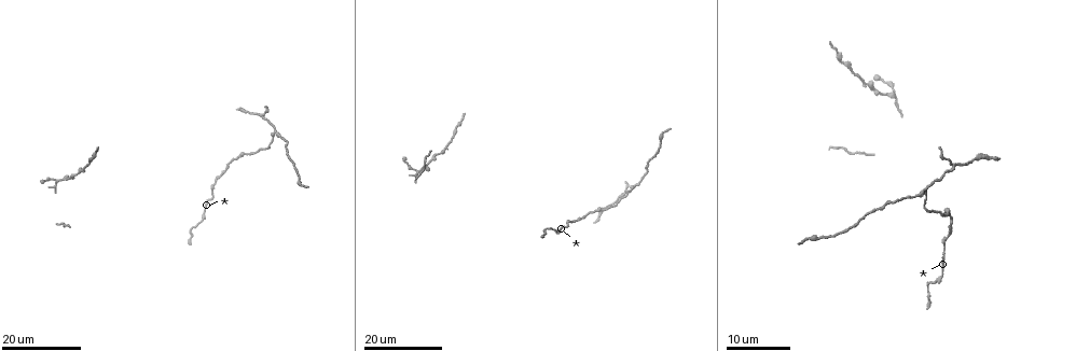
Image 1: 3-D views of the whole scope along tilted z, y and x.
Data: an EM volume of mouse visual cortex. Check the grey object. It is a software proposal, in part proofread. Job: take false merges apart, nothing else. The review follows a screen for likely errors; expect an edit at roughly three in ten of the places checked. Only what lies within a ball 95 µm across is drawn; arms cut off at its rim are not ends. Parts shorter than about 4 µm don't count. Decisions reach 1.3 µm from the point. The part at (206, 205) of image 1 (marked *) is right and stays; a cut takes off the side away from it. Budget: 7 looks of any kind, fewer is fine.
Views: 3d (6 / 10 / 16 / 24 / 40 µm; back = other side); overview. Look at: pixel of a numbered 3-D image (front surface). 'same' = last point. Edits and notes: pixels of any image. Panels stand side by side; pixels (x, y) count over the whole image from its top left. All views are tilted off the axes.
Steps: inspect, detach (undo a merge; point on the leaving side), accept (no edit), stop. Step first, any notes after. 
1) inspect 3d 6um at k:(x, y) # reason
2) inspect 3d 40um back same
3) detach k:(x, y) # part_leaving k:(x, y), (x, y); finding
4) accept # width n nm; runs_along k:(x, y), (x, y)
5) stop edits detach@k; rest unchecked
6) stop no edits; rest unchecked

inspect 3d 16um at 1:(445, 150)

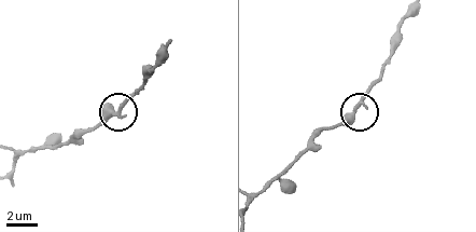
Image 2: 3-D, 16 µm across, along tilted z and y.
inspect 3d 10um at 2:(360, 103) # zoom in

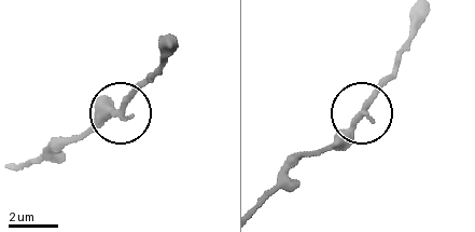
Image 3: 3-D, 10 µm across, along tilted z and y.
inspect 3d 10um back at 3:(119, 108)

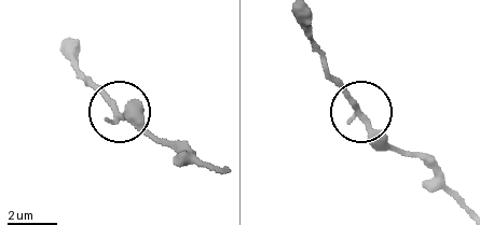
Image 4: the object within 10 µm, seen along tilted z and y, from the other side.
accept # width 240 nm; continuous, no second neuron

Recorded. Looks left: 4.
inspect 3d 16um at 1:(432, 160) # three arms meet

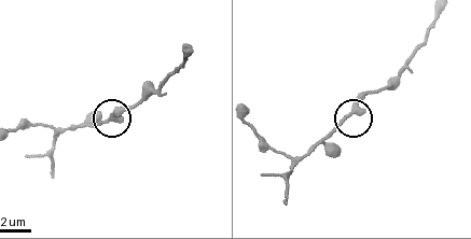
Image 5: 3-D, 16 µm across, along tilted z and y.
inspect 3d 10um at 5:(346, 114) # zoom in

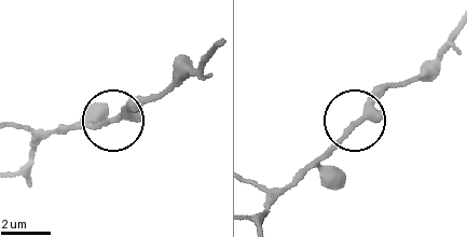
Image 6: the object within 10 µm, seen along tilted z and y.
accept # width 260 nm; all the same neuron

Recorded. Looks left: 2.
inspect 3d 24um at 1:(275, 130) # arms part here

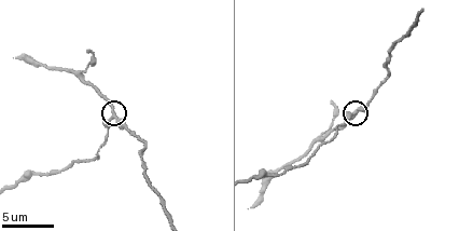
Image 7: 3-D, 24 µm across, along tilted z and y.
inspect 3d 6um at 7:(115, 115) # closer look

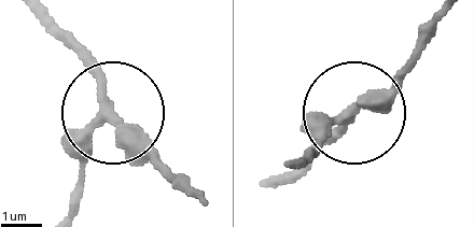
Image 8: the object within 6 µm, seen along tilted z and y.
accept # side_arm 17 um; runs_along 8:(70, 213), (87, 135), (112, 100), (71, 33); one neuron here

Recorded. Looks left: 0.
stop no edits; rest unchecked

